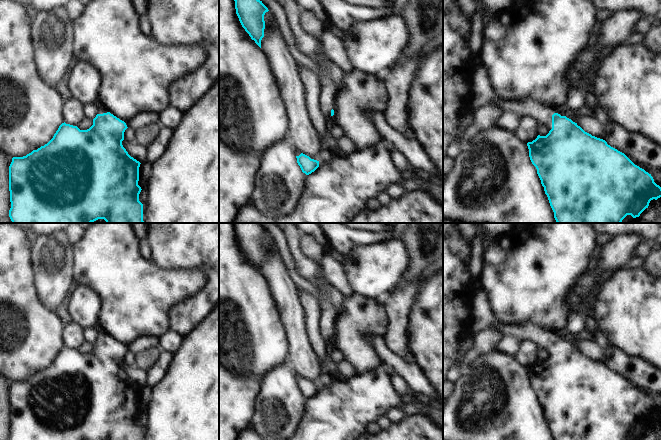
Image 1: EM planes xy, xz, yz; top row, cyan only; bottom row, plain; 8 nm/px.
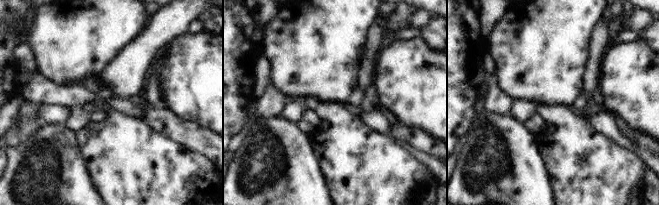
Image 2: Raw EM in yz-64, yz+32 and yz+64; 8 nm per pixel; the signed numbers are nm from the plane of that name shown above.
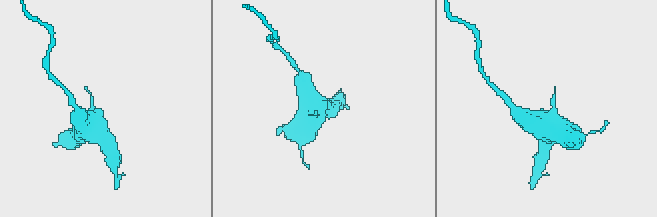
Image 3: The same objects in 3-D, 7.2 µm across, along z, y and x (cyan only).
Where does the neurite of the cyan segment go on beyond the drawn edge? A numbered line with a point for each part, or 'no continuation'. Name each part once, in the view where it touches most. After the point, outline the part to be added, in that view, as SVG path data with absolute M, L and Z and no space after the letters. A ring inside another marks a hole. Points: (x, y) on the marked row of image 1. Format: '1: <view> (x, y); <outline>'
1: yz (483, 92); M482 66L476 69L473 74L474 83L471 103L471 109L473 110L477 110L495 99L502 105L505 112L515 112L521 116L535 118L538 124L547 127L549 130L552 129L552 115L554 113L565 116L563 110L550 108L536 101L504 100L495 93L487 78L488 76L483 72Z

